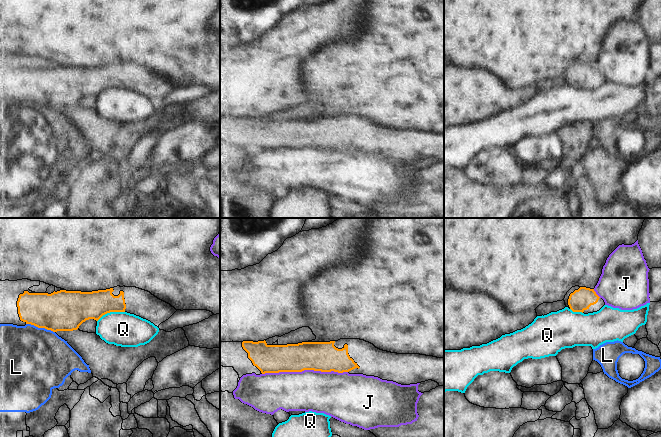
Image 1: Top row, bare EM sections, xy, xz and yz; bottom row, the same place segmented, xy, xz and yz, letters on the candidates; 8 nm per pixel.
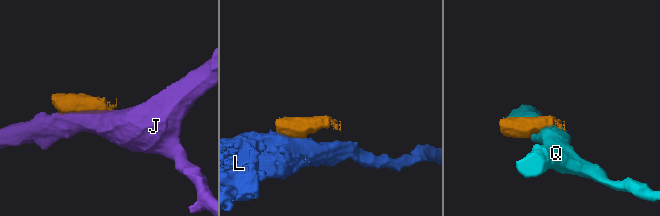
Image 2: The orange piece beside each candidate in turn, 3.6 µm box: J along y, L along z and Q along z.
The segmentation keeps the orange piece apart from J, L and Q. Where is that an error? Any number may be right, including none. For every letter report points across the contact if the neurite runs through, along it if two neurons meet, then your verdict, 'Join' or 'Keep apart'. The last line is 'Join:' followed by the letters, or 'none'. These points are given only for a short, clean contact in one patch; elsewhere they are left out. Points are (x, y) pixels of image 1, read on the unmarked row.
J: Keep apart
L: Boundary: xy (26, 99), (50, 105), (54, 108). Keep apart
Q: Boundary: xy (124, 87), (107, 88), (97, 97). Keep apart
Join: none.

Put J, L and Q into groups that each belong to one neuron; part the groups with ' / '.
J / L / Q

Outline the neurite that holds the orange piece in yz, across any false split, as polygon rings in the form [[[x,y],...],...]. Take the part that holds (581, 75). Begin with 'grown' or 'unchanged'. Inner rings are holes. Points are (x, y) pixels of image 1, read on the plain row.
grown | [[[579,62],[572,63],[565,71],[564,77],[566,83],[573,88],[584,90],[597,88],[605,81],[594,65]]]

